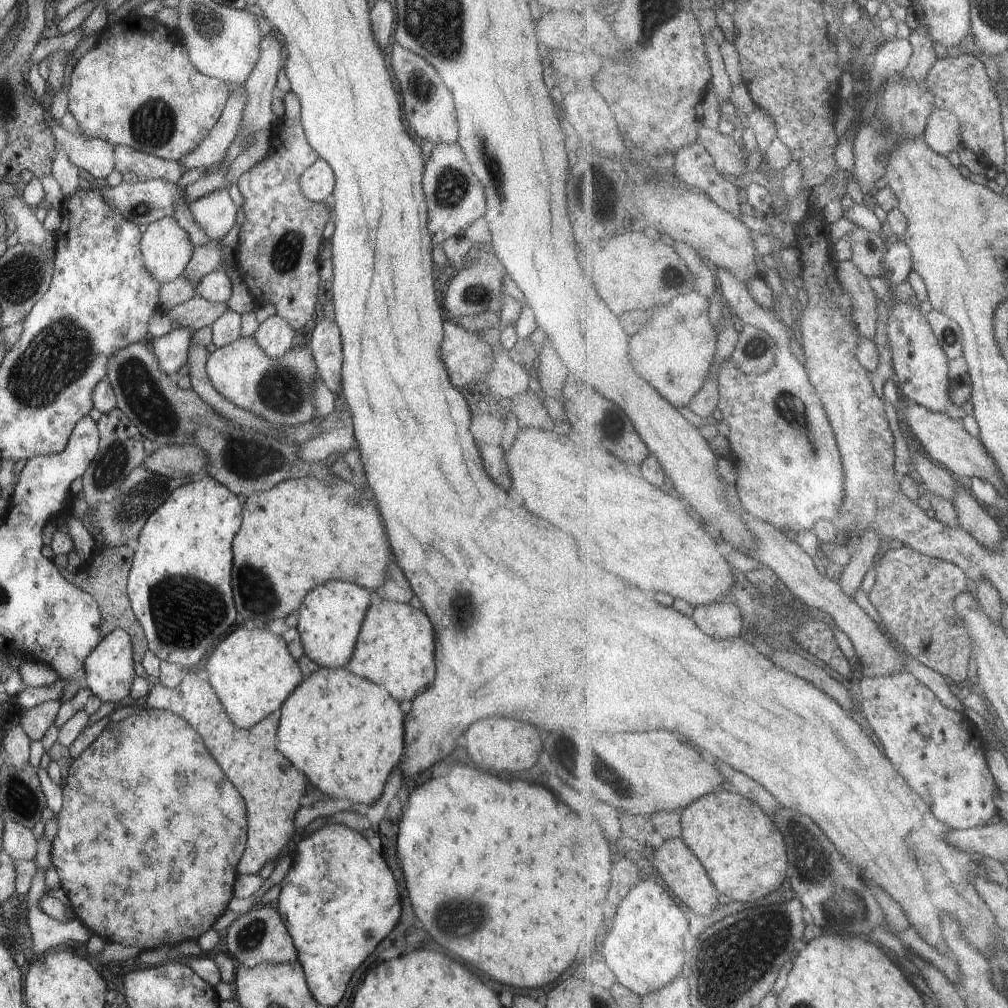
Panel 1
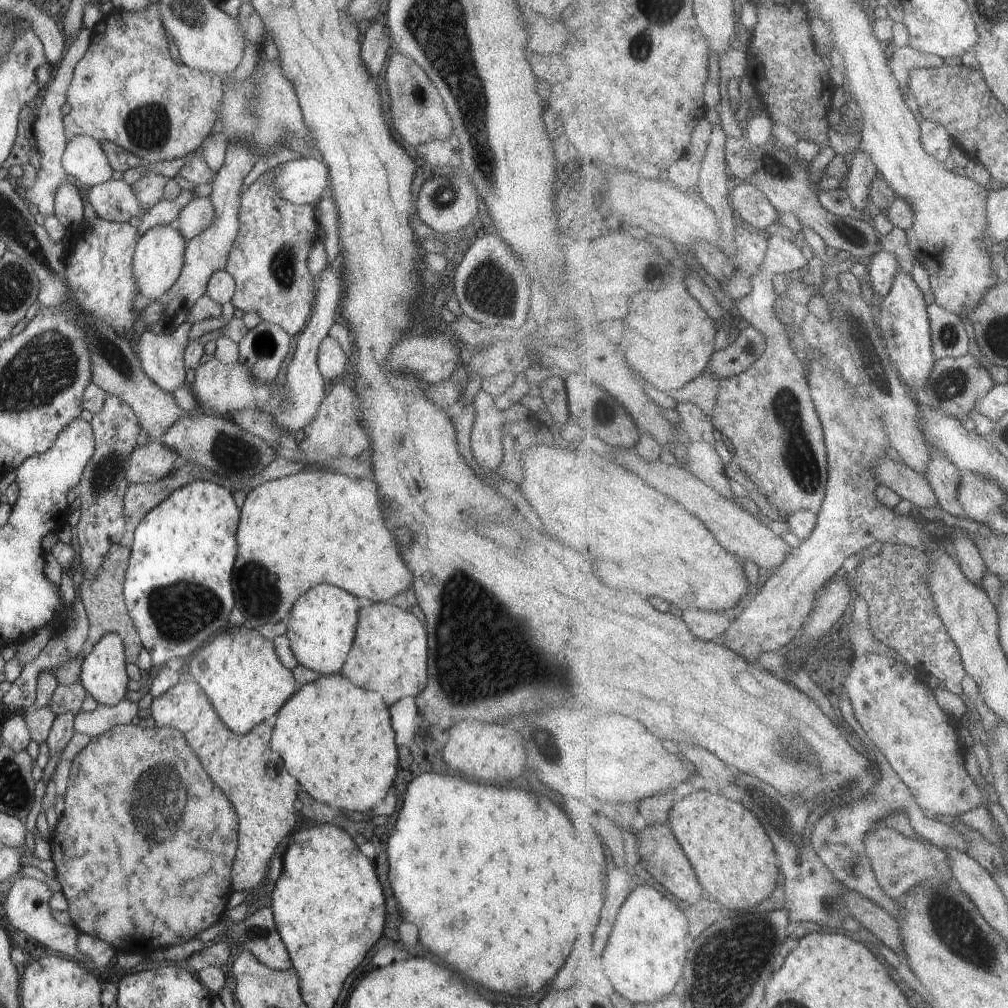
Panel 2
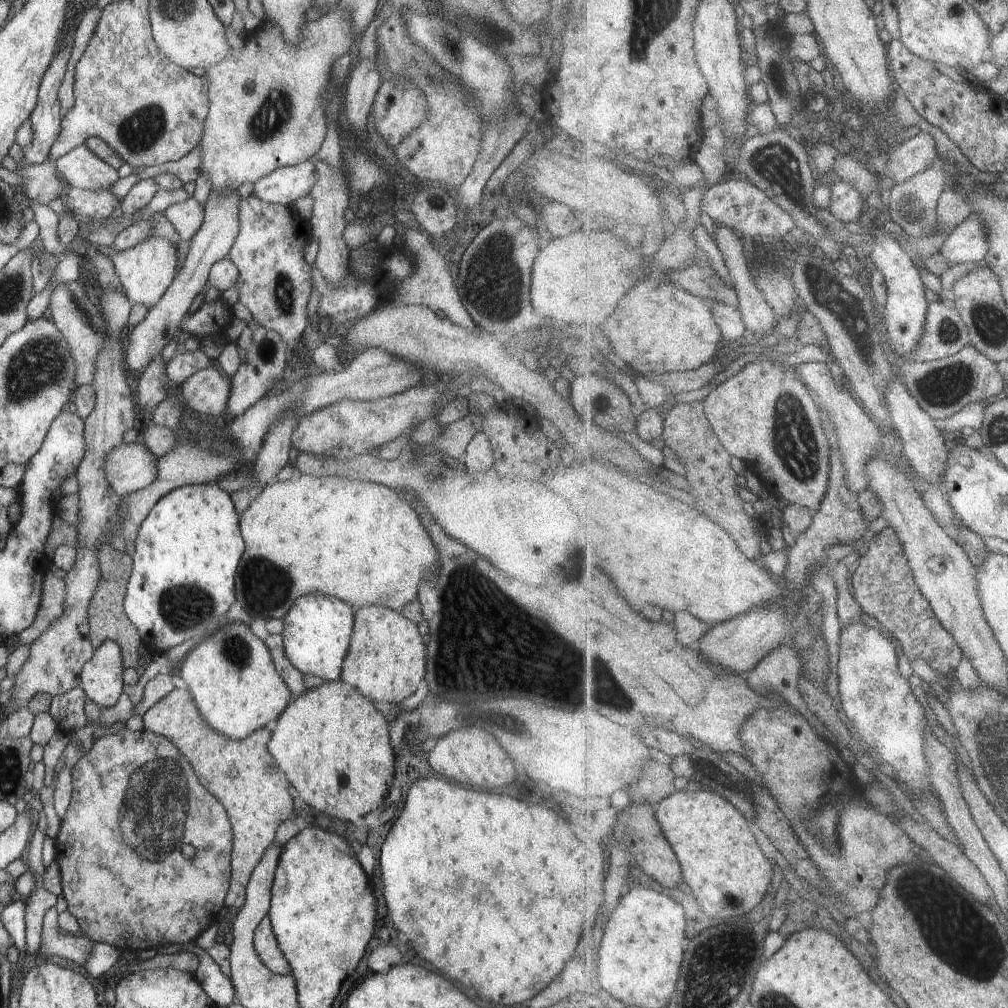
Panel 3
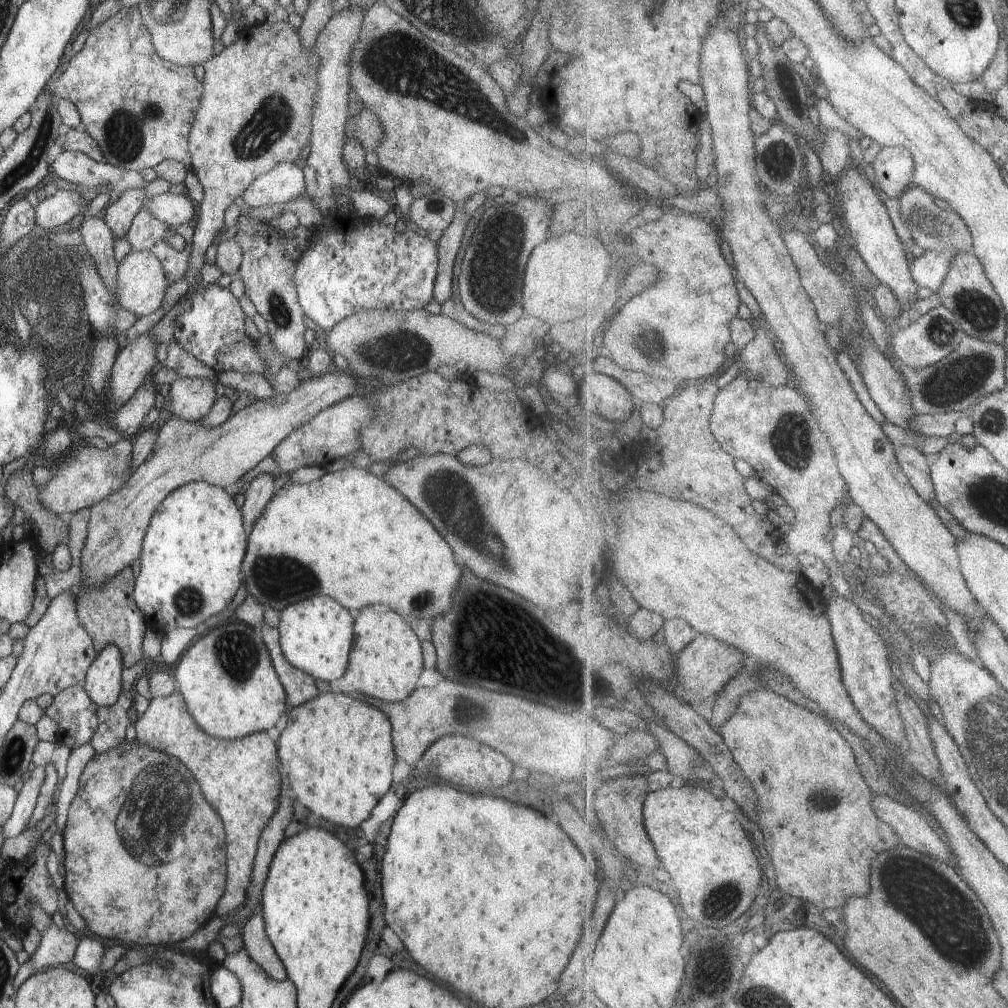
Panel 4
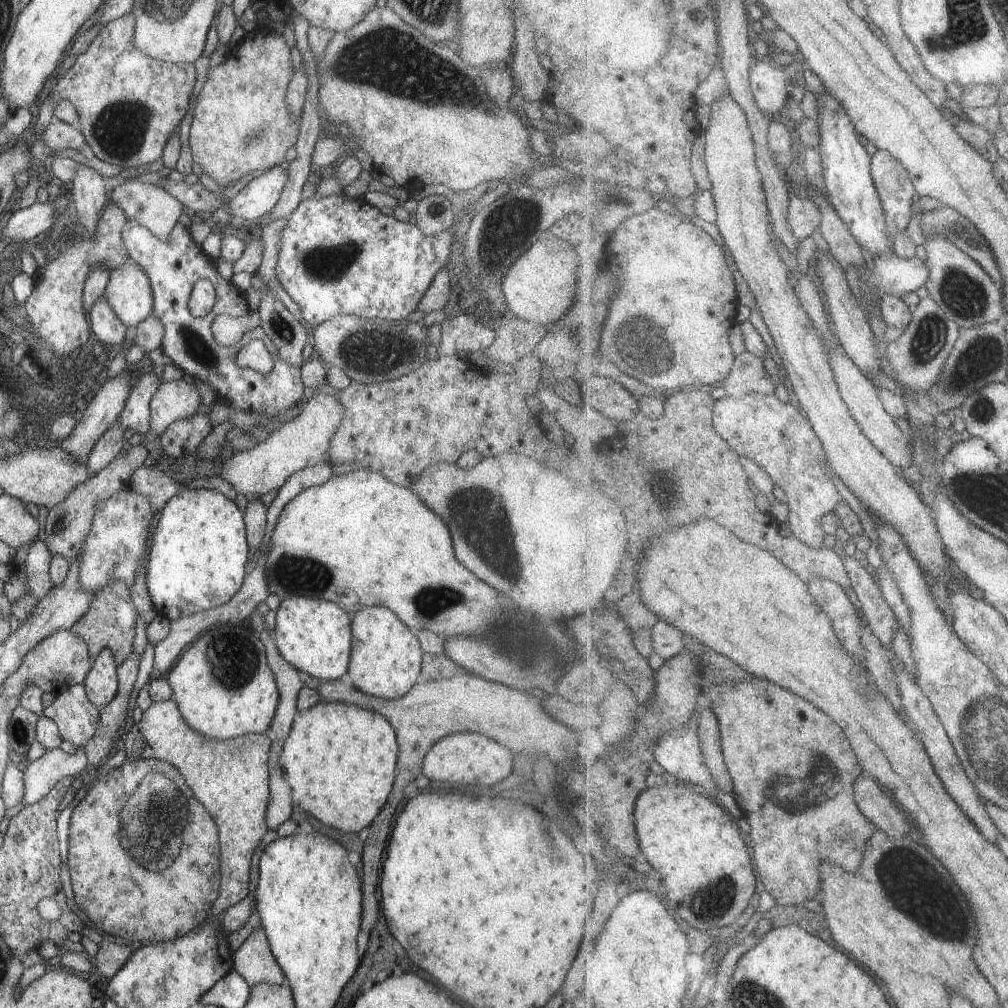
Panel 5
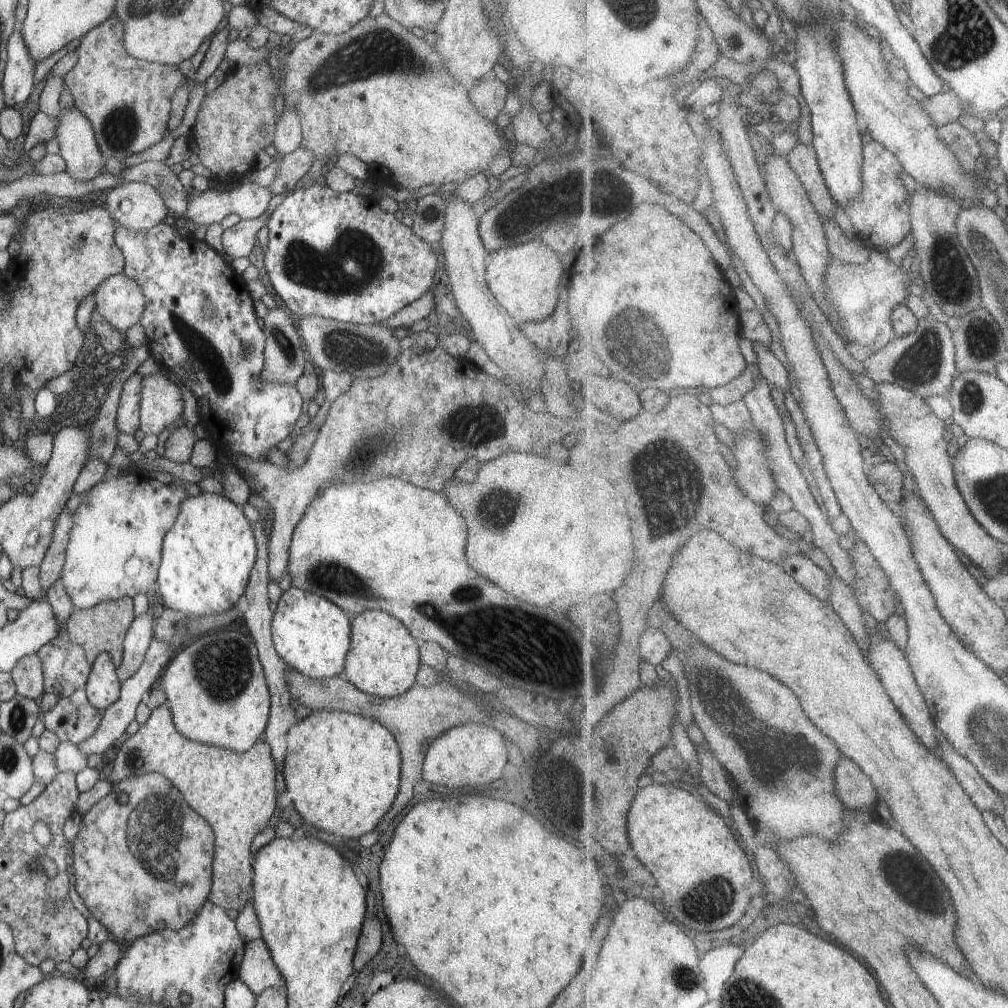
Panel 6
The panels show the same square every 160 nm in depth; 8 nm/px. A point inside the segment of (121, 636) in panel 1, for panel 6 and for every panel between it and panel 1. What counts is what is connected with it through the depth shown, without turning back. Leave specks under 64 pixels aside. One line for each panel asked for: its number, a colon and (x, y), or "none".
2: (102, 674)
3: (100, 678)
4: (102, 680)
5: (100, 684)
6: (102, 687)

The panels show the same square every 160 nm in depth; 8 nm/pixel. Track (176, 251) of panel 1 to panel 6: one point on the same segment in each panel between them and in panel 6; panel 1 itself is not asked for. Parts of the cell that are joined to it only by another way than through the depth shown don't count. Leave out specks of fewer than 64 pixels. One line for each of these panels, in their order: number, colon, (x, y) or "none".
2: (157, 259)
3: (145, 270)
4: (140, 287)
5: (127, 292)
6: (118, 300)

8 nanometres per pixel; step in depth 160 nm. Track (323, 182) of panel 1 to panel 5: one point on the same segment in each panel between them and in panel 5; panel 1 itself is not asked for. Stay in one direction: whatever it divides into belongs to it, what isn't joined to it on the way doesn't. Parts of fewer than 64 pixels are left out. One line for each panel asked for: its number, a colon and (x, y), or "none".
2: (301, 181)
3: (283, 185)
4: (285, 181)
5: (258, 196)

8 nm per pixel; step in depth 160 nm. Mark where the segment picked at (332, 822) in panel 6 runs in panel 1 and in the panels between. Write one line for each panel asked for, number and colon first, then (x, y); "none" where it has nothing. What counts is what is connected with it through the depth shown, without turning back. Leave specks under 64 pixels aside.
1: (343, 732)
2: (335, 738)
3: (331, 743)
4: (341, 747)
5: (339, 761)

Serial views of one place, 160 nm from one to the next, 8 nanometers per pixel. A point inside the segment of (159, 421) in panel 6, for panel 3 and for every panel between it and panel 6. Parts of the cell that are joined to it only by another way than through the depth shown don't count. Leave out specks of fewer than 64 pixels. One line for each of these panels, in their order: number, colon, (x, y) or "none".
3: (206, 391)
4: (188, 398)
5: (175, 400)

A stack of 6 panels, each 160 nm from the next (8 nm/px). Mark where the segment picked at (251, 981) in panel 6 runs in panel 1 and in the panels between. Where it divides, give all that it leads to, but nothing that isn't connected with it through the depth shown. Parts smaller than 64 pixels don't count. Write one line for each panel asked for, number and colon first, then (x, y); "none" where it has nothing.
1: (257, 936)
2: (256, 933)
3: (263, 940)
4: (254, 941)
5: (253, 961)

